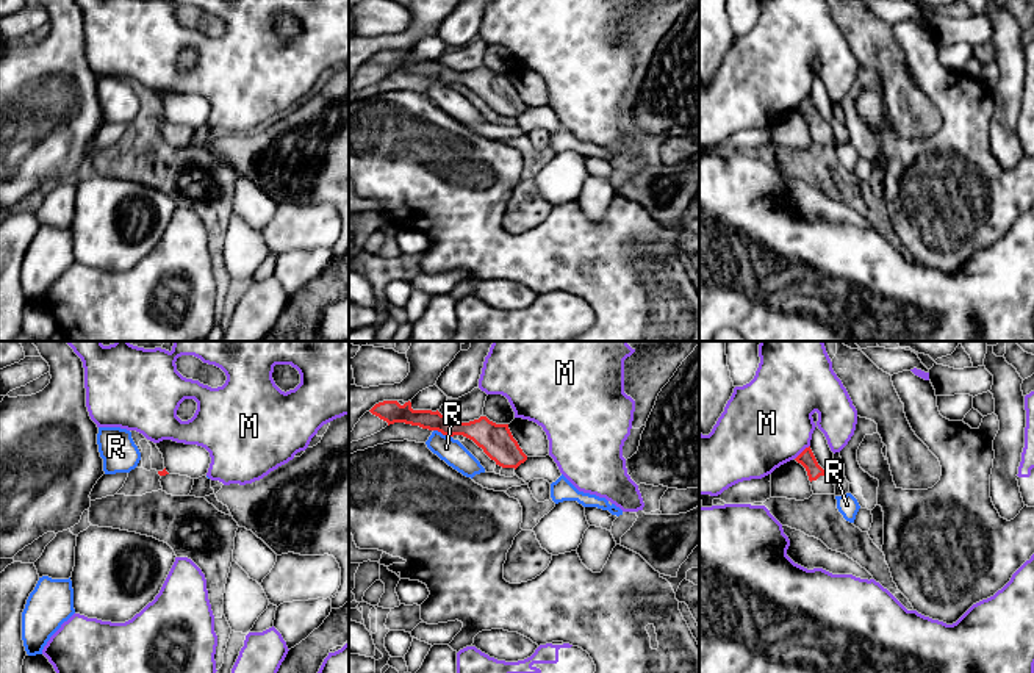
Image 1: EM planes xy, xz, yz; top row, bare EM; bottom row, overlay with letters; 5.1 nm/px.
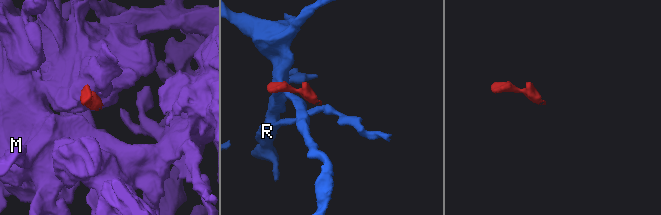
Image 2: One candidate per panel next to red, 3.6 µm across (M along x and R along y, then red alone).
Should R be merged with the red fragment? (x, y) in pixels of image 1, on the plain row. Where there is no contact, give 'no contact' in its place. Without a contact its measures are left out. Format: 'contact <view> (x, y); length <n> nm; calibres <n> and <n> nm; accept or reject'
contact xz (443, 83); length 100 nm; calibres 150 and 120 nm; reject

